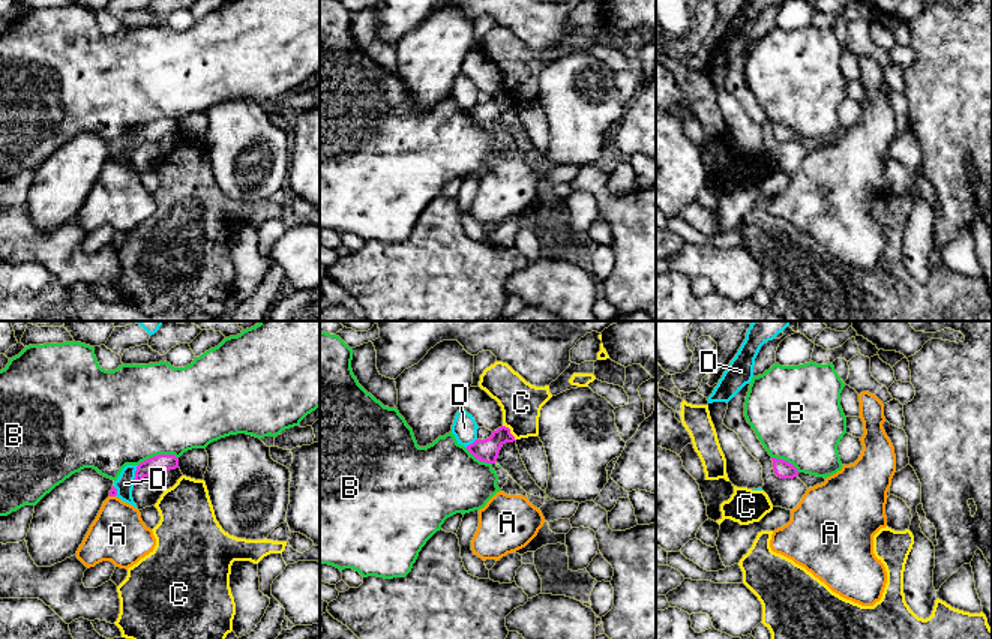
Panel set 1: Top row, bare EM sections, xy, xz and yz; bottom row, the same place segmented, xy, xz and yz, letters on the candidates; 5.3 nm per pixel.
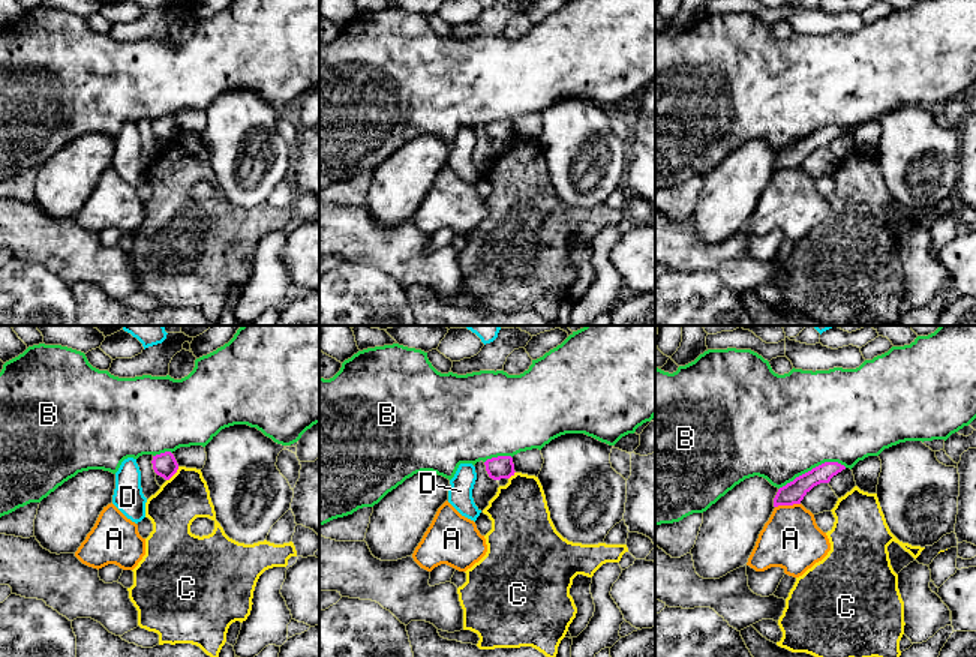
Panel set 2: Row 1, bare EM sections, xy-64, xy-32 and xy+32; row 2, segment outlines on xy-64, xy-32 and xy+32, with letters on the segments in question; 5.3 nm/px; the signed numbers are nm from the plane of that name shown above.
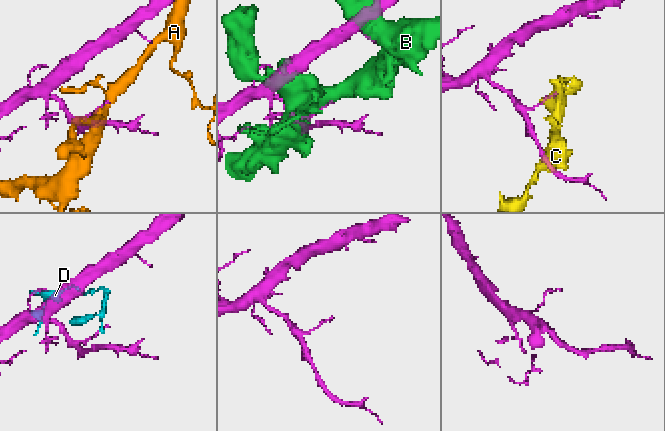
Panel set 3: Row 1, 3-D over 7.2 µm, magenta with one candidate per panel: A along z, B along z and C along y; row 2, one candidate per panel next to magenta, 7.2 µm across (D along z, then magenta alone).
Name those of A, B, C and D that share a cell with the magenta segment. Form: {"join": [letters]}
{"join": []}

